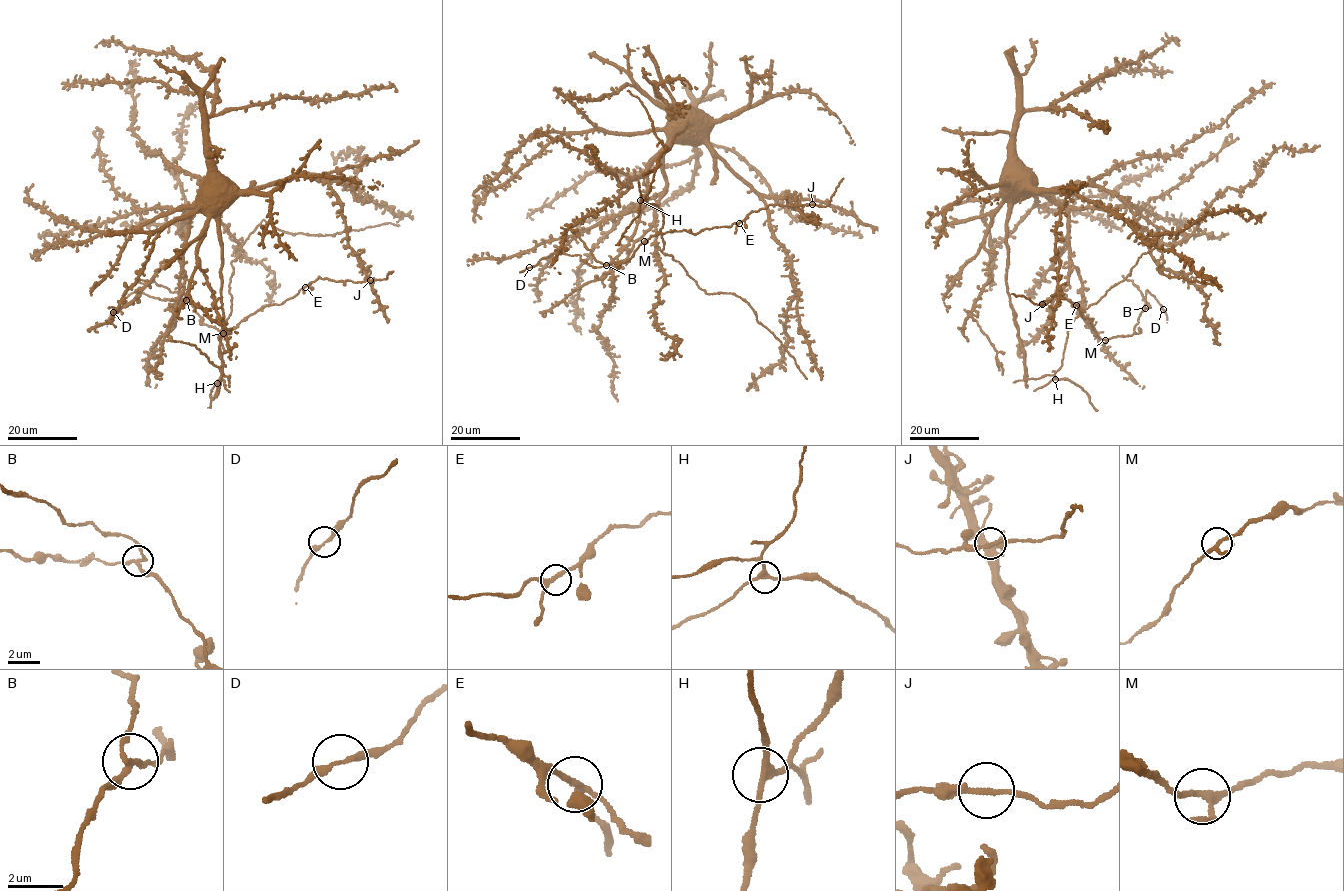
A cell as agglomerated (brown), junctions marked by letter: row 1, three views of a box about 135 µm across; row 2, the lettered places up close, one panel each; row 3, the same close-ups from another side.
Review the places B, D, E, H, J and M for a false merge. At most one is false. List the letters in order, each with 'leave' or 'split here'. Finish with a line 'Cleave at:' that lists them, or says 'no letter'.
B: split here
D: leave
E: leave
H: leave
J: leave
M: leave
Cleave at: B

